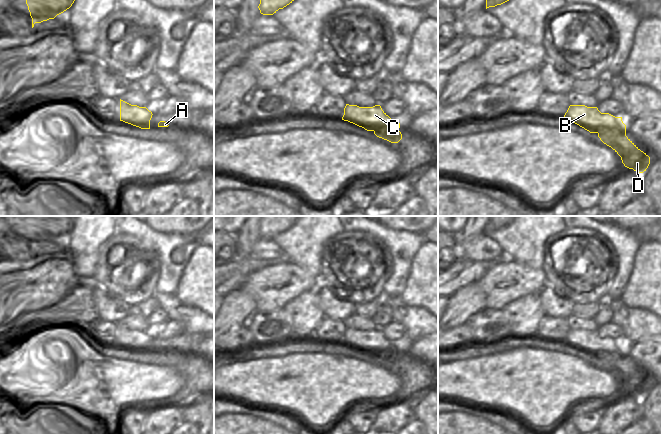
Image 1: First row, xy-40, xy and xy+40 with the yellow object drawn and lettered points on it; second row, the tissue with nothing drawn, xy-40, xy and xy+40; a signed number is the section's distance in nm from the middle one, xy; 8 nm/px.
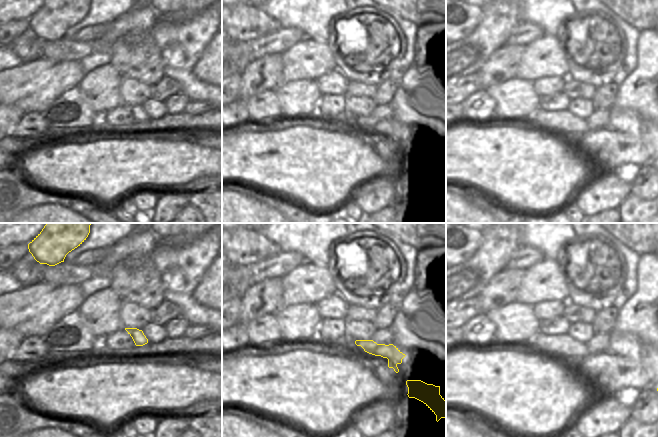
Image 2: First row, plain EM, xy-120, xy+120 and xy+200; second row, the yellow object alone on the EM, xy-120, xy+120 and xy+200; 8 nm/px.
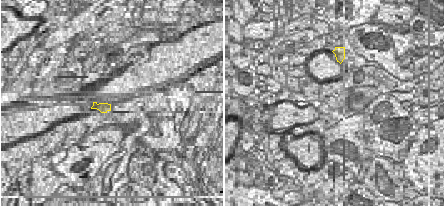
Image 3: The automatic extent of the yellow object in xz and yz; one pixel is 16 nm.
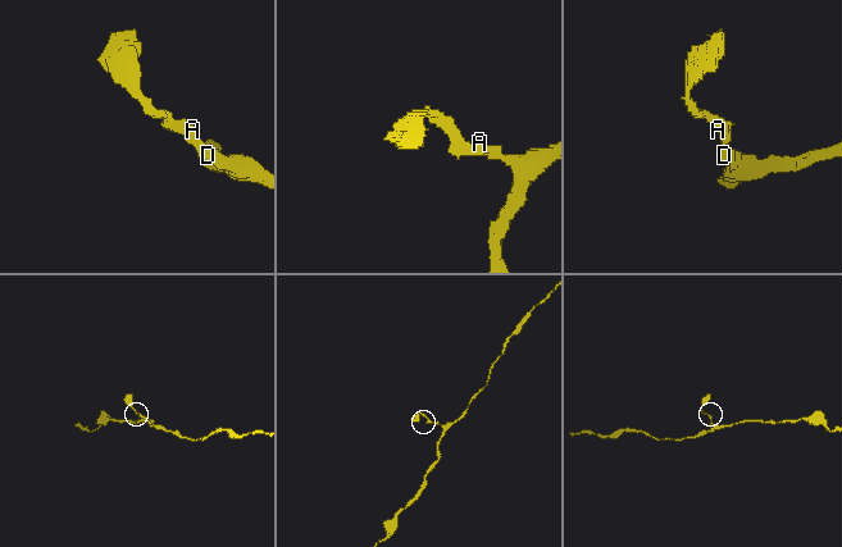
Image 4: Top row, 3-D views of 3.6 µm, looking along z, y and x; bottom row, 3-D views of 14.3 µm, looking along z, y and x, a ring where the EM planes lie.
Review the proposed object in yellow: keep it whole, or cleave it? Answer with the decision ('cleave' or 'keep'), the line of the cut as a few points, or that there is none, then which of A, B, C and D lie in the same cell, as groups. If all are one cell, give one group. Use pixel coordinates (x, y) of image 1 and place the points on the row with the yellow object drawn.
keep; cut none; groups A B C D

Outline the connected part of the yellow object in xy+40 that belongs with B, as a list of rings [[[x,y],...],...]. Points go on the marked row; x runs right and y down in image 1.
[[[570,105],[563,118],[590,133],[597,133],[600,140],[621,157],[625,167],[637,173],[643,173],[648,168],[650,157],[626,136],[622,117],[601,113],[597,107]]]

